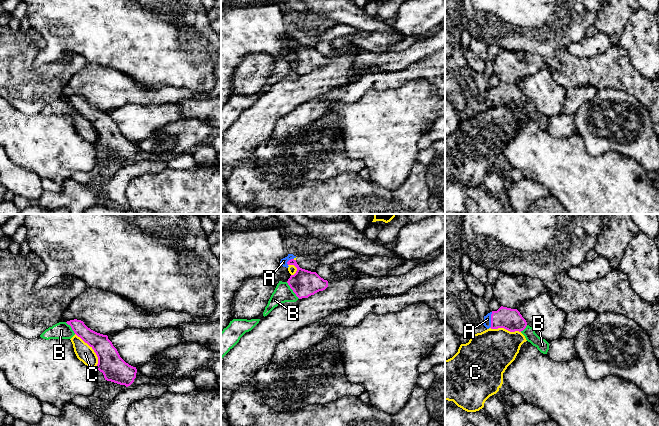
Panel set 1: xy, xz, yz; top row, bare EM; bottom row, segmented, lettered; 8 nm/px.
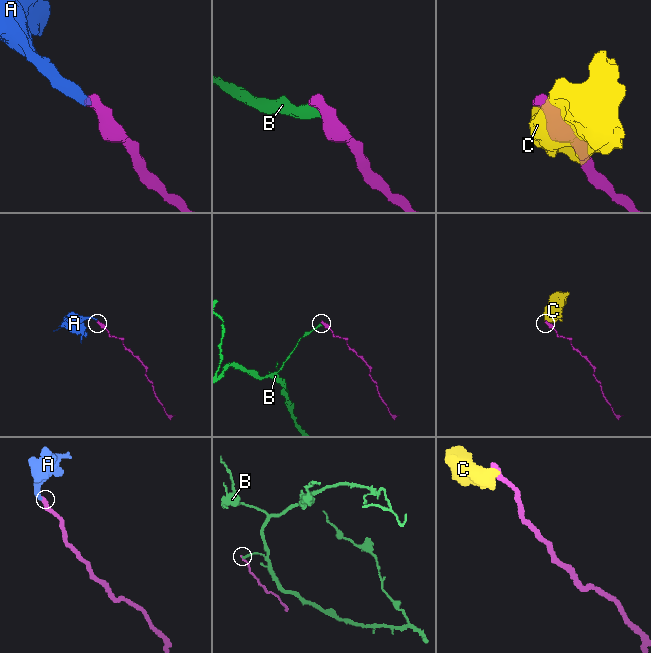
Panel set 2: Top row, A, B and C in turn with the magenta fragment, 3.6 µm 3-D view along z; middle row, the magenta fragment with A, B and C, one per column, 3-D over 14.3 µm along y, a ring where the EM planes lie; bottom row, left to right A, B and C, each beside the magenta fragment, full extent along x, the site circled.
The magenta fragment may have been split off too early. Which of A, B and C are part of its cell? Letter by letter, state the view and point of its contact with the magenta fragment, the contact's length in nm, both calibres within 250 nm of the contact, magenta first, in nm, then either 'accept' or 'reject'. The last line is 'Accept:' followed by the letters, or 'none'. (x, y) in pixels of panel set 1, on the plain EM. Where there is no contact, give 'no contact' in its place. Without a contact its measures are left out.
A: contact yz (491, 96); length 130 nm; calibres 180 and 60 nm; accept
B: contact xz (292, 65); length 170 nm; calibres 220 and 150 nm; reject
C: contact xy (93, 125); length 340 nm; calibres 200 and 140 nm; reject
Accept: A

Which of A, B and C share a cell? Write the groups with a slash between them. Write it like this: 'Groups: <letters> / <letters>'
Groups: A / B C

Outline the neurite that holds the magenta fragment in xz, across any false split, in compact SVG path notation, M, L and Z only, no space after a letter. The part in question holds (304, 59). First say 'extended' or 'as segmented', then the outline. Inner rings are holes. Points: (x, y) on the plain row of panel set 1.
extended; M288 30L287 33L281 35L280 39L286 44L290 41L297 44L296 49L290 52L287 59L299 75L308 74L328 63L327 56L321 54L316 48L300 44L295 34L293 30Z

